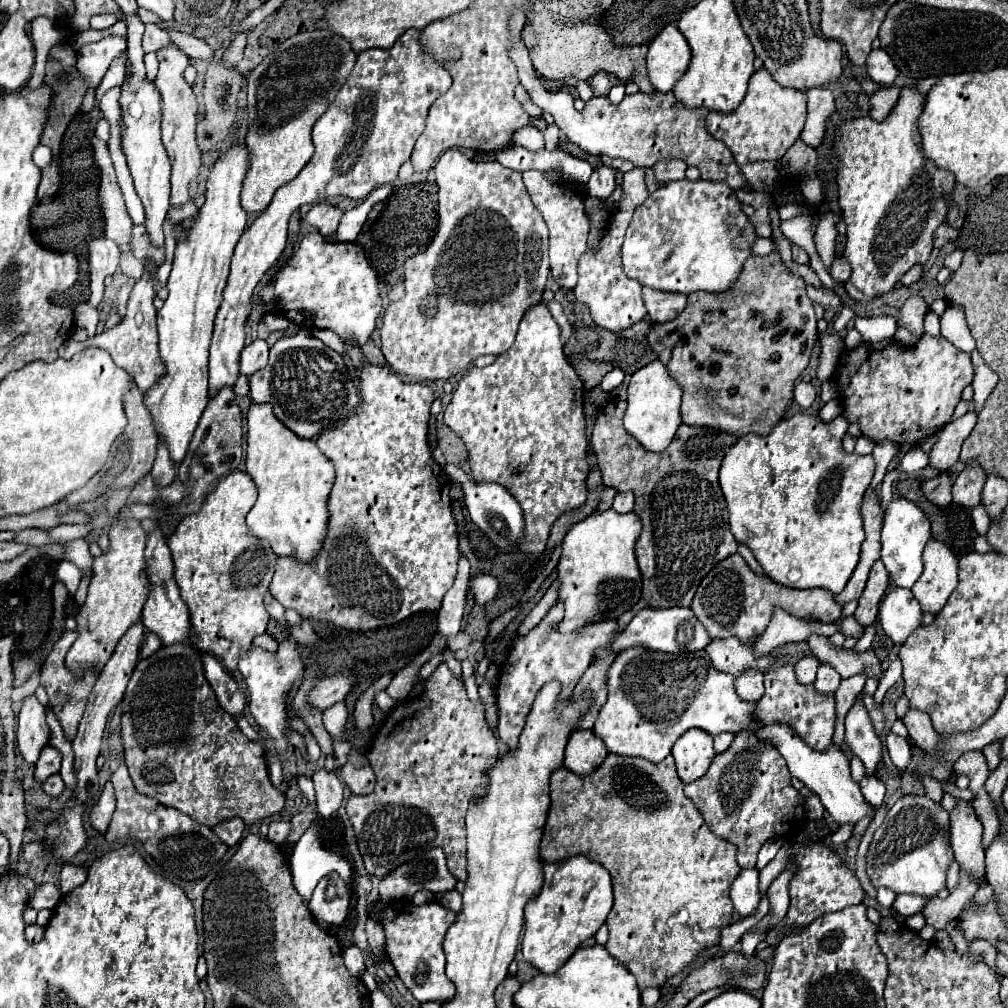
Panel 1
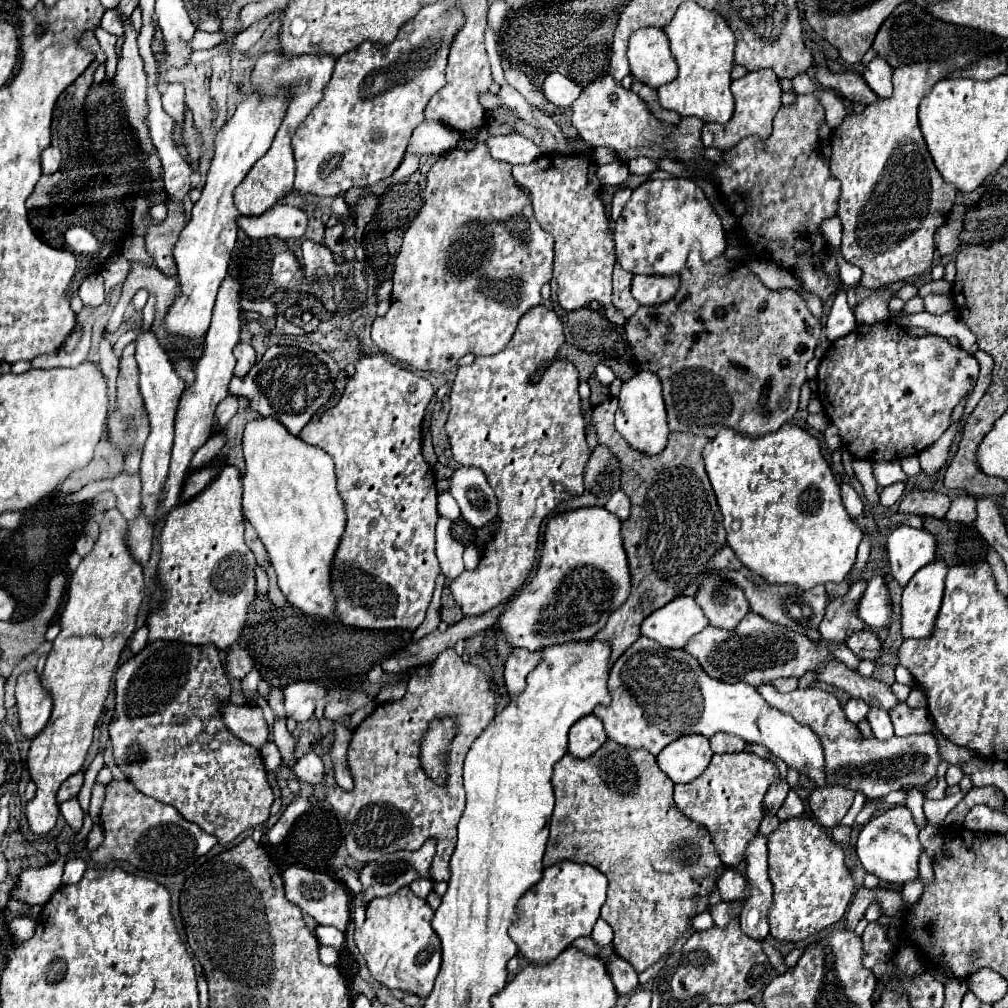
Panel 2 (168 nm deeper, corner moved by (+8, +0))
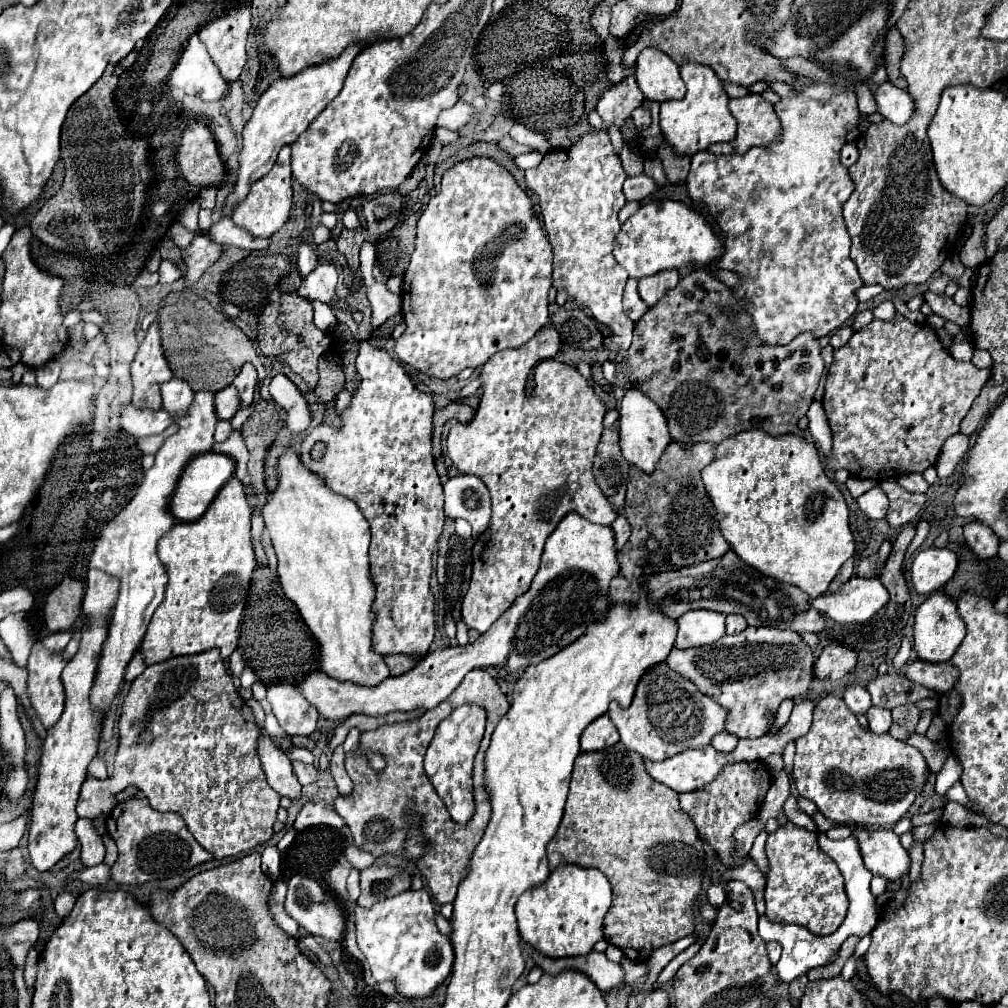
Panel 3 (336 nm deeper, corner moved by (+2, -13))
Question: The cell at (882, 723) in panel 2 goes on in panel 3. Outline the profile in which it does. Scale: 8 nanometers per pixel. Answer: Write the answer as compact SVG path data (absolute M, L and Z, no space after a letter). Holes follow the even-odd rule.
M873 705L867 711L867 719L869 719L869 729L873 733L887 733L891 727L891 711L887 709L879 709Z

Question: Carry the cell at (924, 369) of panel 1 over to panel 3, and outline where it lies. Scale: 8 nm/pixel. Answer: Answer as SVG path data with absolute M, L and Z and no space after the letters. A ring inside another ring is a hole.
M901 313L895 315L893 321L881 321L881 319L873 319L865 329L855 331L853 337L839 349L835 349L833 355L833 363L829 367L827 373L827 381L825 381L825 397L823 397L823 409L827 413L829 419L829 427L833 433L833 447L831 447L831 455L825 457L825 467L827 471L833 475L839 469L847 469L853 477L859 479L873 479L873 481L885 481L885 479L893 479L899 475L907 475L907 473L915 473L915 471L925 471L927 467L935 465L941 447L945 443L947 437L959 433L959 423L961 419L967 415L971 403L975 401L975 397L979 395L981 387L985 385L985 381L991 377L991 369L979 369L973 363L965 363L965 361L957 361L951 357L951 353L943 347L943 343L939 341L935 329L927 323L913 323L907 317L903 317Z

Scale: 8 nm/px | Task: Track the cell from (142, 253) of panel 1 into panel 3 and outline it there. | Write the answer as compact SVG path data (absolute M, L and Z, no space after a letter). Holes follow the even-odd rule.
M205 235L195 237L193 243L187 249L183 249L183 259L187 263L185 283L193 285L205 273L205 269L211 267L221 257L223 251L225 251L225 247L211 241L209 237L205 237Z

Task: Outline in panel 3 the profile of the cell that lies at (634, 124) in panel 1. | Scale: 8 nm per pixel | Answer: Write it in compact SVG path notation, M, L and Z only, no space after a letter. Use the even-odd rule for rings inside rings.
M629 75L627 79L623 79L621 83L613 85L609 91L605 91L605 95L599 99L595 111L599 113L599 117L605 121L607 127L617 125L621 127L633 113L635 107L639 107L643 103L643 93L637 87L637 81L633 75Z

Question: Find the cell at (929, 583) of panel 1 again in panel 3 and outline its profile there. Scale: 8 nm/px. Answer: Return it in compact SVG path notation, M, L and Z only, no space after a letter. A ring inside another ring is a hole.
M933 593L919 609L915 615L915 651L919 659L923 661L935 661L935 663L945 663L955 655L955 649L961 645L965 637L965 625L963 619L959 617L957 603L943 595L943 593Z

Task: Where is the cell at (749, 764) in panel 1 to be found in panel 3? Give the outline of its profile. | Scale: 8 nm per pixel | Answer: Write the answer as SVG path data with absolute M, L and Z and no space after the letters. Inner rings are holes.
M757 761L755 763L731 763L721 769L719 777L711 785L679 795L681 807L693 819L699 837L715 849L715 853L721 857L721 861L729 869L743 863L743 859L737 859L733 855L733 829L737 825L751 821L761 809L765 793L769 789L769 779L765 775L767 775L765 769Z

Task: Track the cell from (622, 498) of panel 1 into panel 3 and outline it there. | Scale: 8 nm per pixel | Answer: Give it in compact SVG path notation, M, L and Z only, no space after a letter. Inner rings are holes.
M619 515L619 517L613 521L611 529L613 529L613 533L615 533L615 549L619 551L619 549L627 543L629 533L631 533L631 527L629 527L629 523L627 523L625 515Z

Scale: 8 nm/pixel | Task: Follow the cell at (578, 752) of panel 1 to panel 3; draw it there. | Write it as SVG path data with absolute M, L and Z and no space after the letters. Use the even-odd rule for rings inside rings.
M609 715L595 719L581 735L581 751L599 751L611 747L619 741L619 731L611 723Z

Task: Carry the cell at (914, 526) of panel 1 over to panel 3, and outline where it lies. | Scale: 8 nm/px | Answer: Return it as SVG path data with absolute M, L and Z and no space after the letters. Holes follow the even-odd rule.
M927 549L915 555L911 565L911 581L917 593L929 595L943 587L957 569L957 555L949 549Z

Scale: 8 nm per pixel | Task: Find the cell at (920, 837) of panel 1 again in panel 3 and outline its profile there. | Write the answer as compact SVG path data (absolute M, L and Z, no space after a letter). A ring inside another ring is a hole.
M863 827L855 831L855 839L859 843L863 863L873 875L885 875L895 881L909 871L909 853L893 831Z

